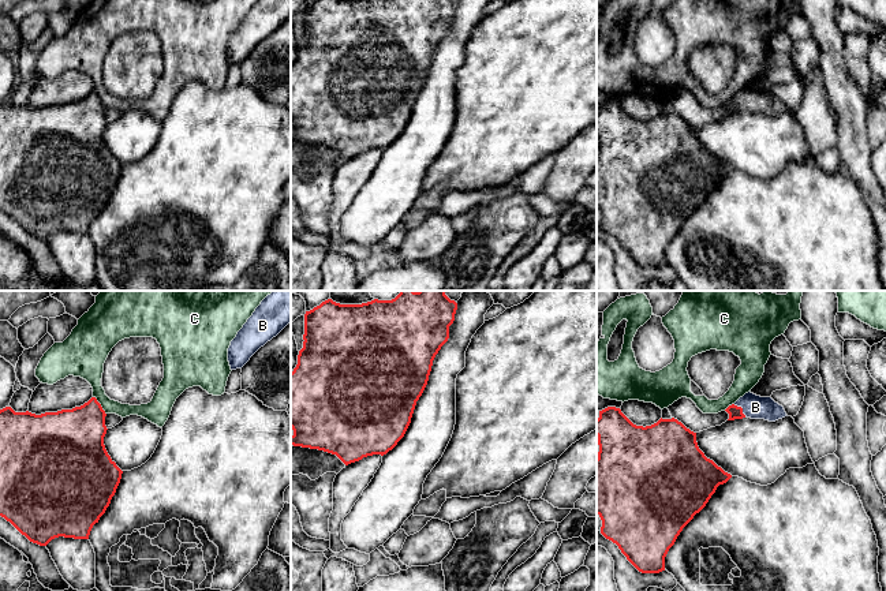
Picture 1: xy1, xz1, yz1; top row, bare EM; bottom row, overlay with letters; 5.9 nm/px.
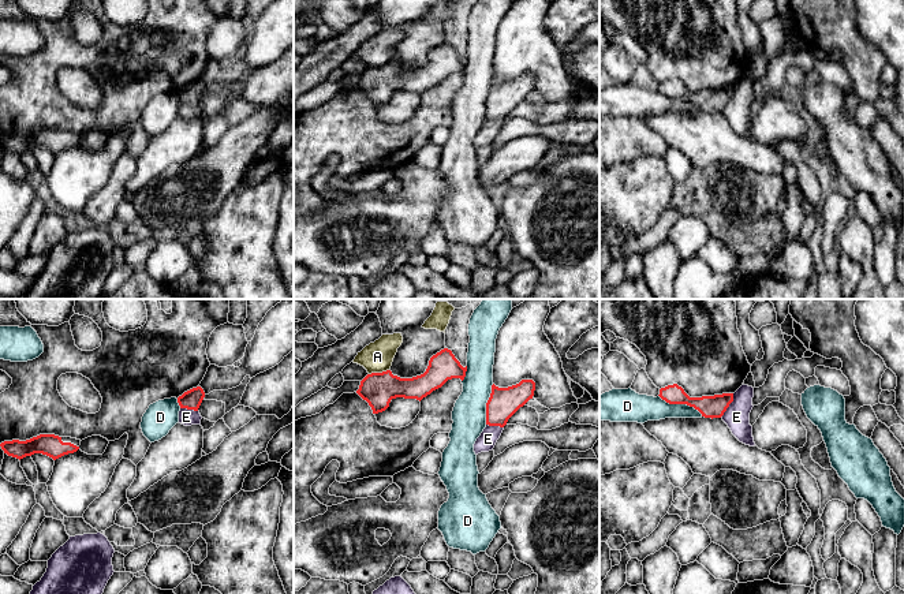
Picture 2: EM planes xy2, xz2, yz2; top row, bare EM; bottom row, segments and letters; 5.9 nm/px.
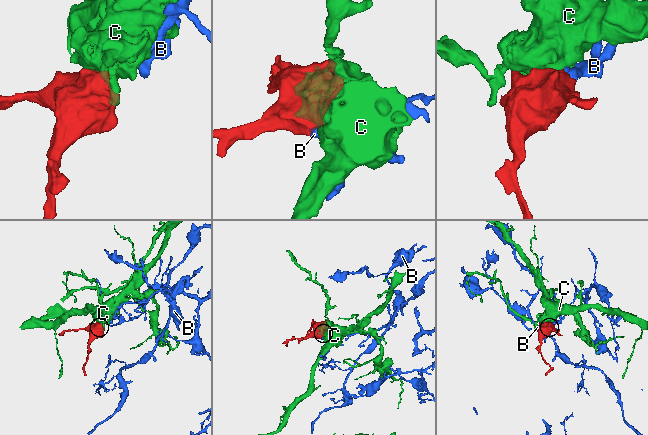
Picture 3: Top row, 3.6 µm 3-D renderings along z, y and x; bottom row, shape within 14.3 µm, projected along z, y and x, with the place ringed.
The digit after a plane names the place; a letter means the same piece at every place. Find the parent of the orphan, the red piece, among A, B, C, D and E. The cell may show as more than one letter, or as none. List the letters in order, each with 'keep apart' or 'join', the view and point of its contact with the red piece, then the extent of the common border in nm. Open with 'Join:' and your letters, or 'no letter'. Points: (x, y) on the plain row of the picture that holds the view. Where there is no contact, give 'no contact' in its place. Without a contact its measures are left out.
Join: B
A: keep apart | xz2 (378, 67) | 120 nm
B: join | yz1 (741, 103) | 100 nm
C: keep apart | xy1 (100, 100) | 130 nm
D: keep apart | yz2 (680, 97) | 300 nm
E: keep apart | yz2 (728, 100) | 170 nm

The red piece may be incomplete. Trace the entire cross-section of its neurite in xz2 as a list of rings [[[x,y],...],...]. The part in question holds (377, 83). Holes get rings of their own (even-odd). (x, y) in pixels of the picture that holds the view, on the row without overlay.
[[[444,42],[429,55],[426,66],[412,72],[400,72],[391,64],[367,68],[356,87],[369,97],[373,108],[385,105],[392,93],[422,94],[433,85],[441,82],[448,74],[466,71],[463,61],[451,44]]]

